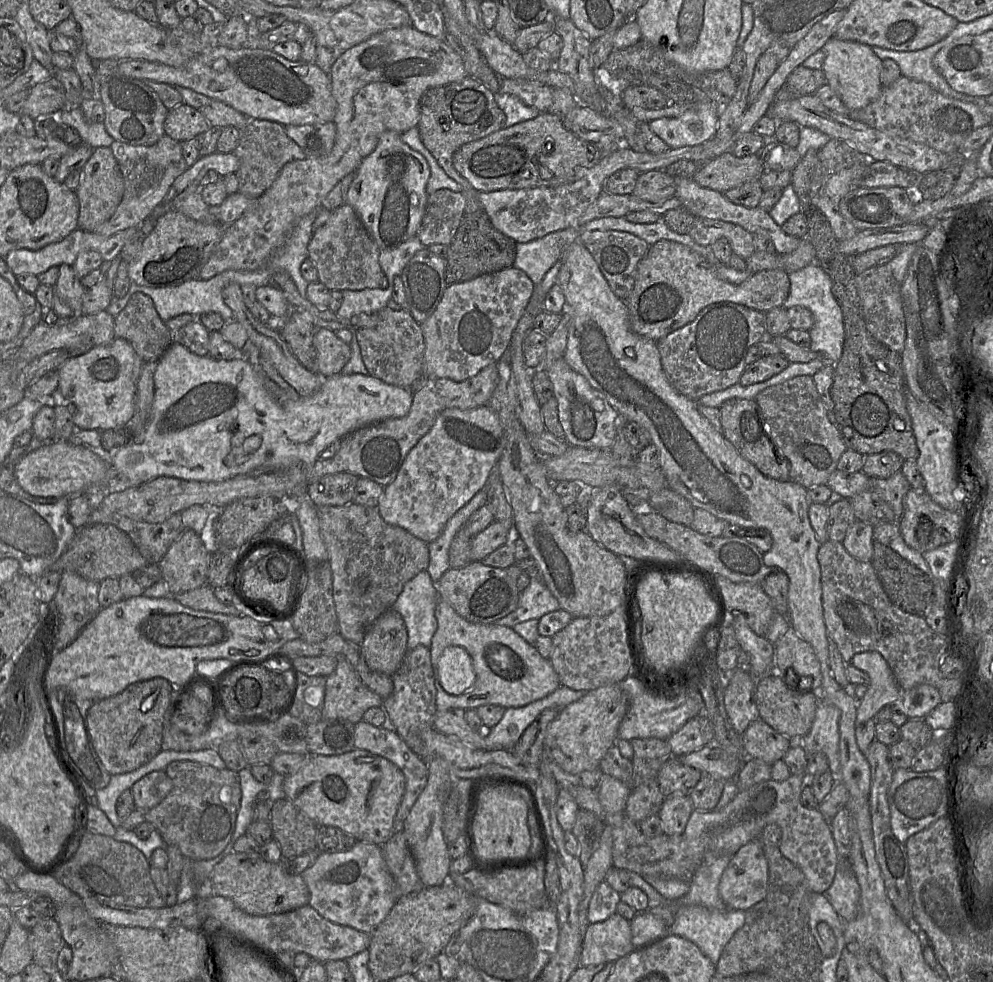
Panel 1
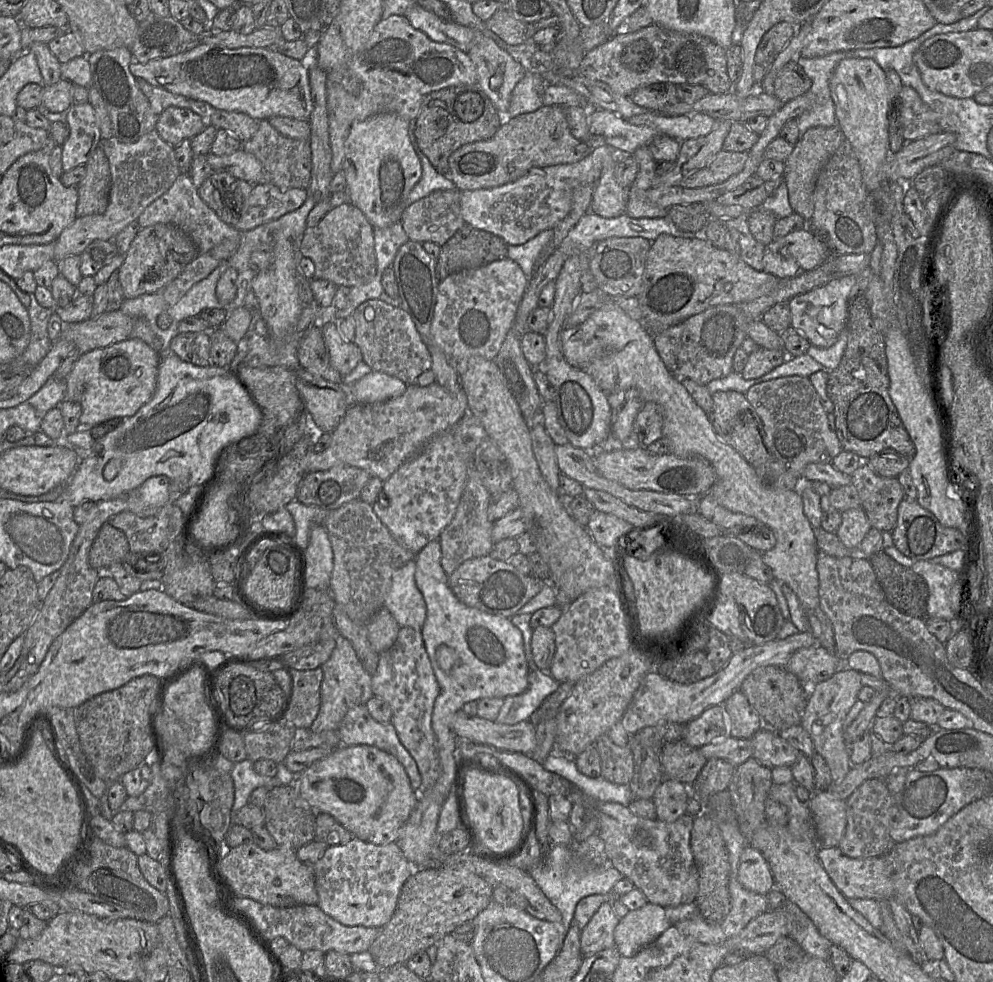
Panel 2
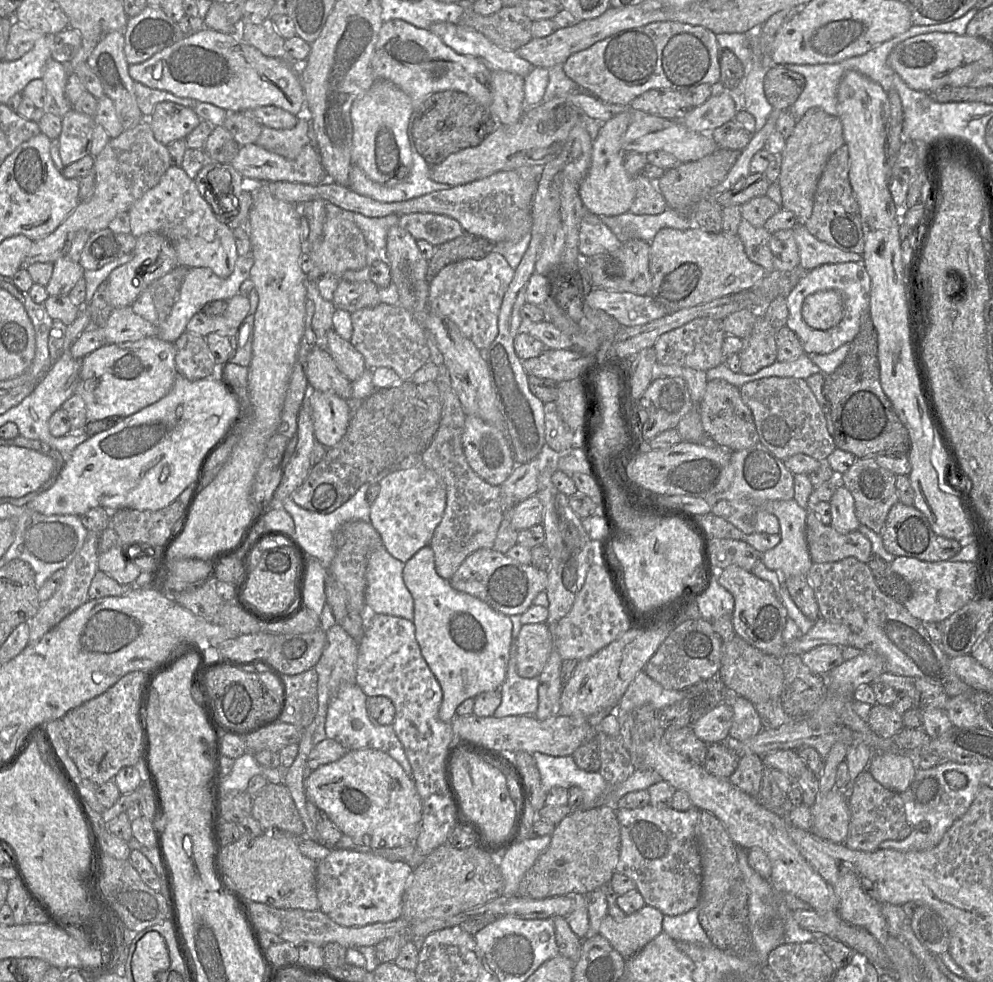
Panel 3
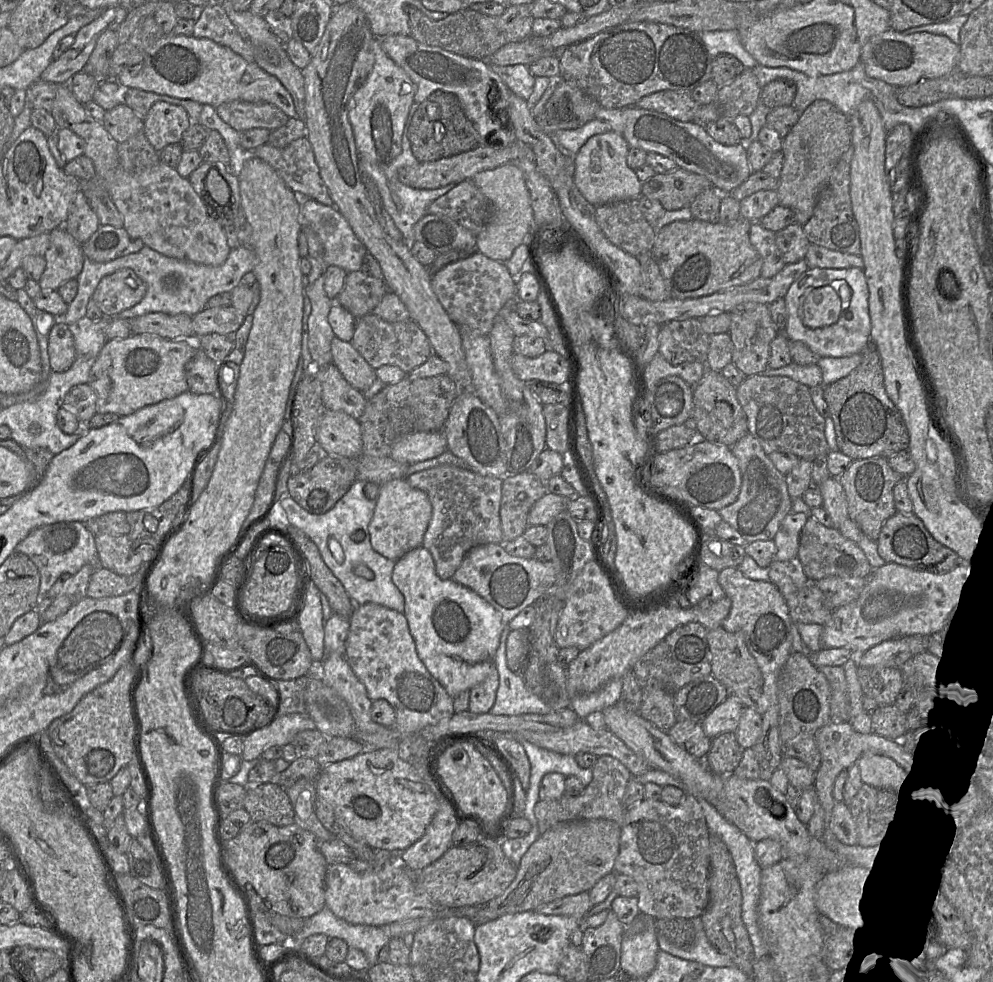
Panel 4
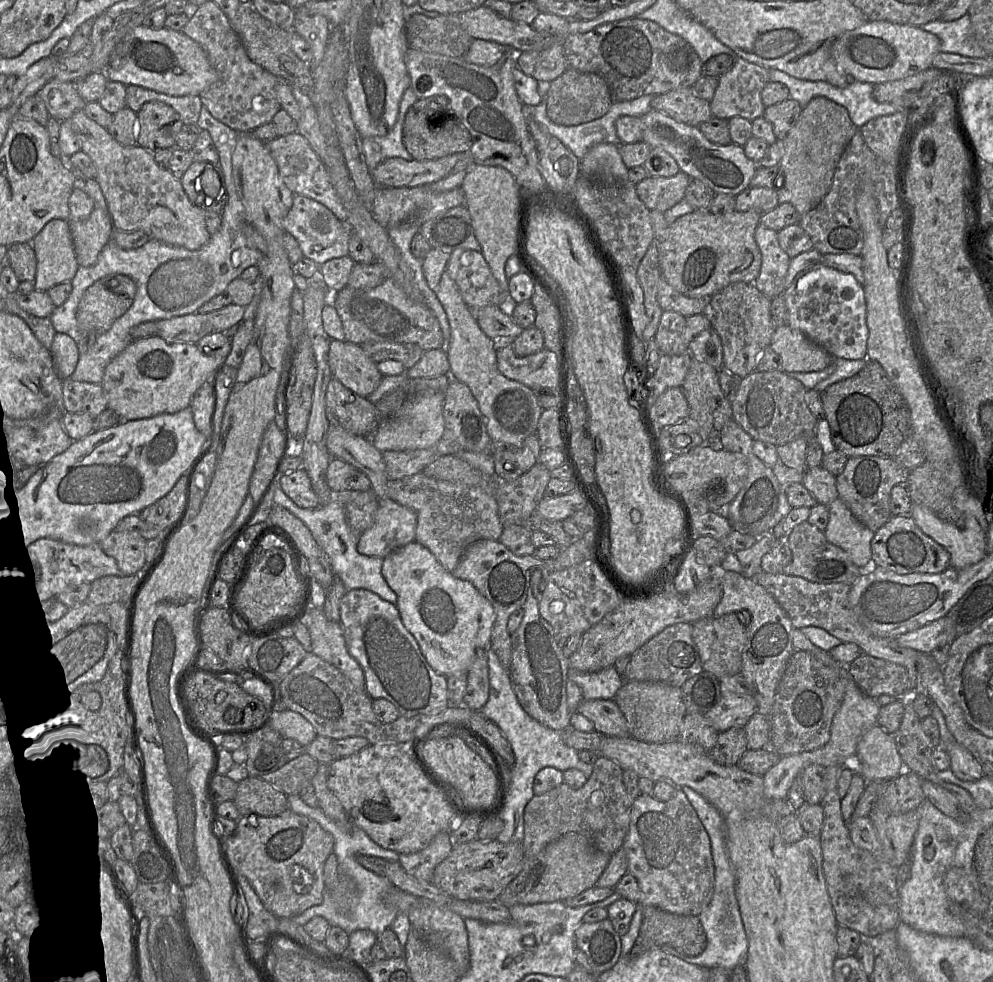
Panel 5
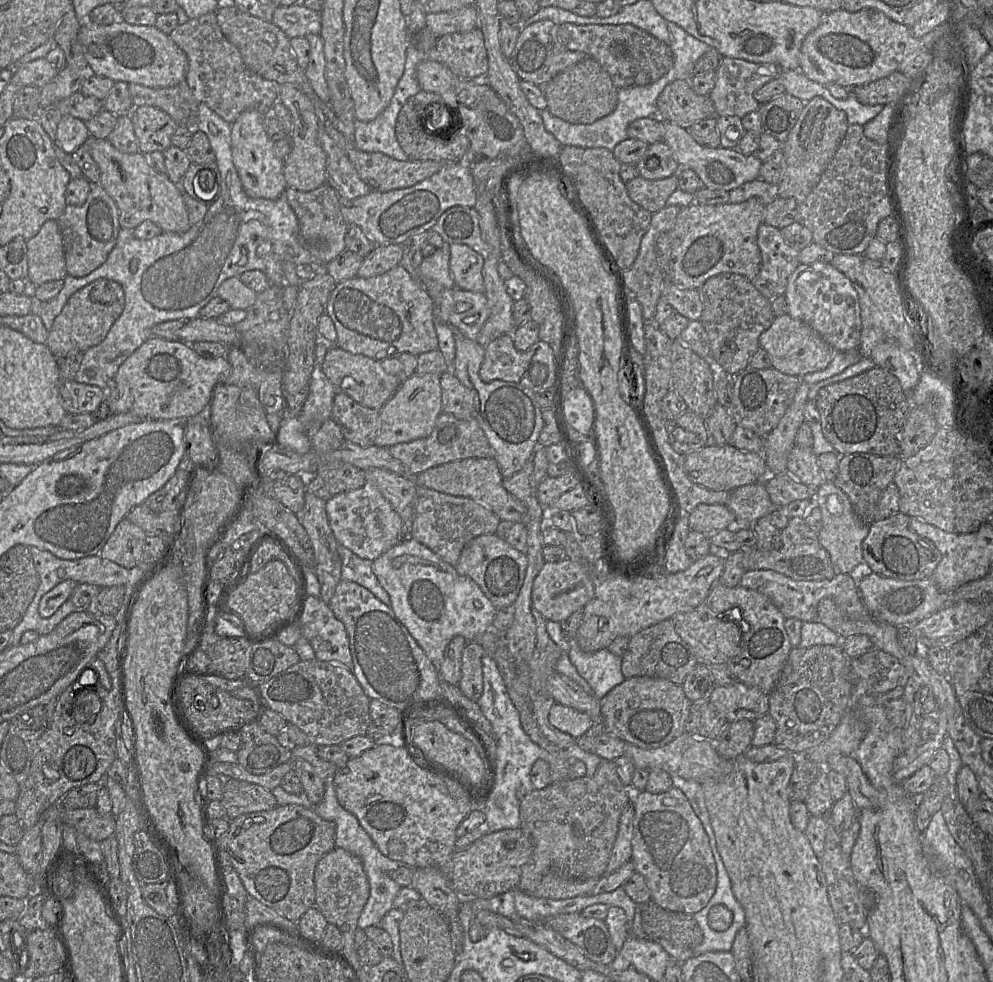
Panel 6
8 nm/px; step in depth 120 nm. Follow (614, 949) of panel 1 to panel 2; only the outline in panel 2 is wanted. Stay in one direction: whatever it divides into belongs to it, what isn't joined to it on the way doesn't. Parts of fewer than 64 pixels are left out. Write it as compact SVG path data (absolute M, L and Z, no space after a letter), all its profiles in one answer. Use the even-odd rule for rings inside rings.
M605 901L581 931L580 949L583 957L615 948L614 930L620 919L615 914L612 903Z

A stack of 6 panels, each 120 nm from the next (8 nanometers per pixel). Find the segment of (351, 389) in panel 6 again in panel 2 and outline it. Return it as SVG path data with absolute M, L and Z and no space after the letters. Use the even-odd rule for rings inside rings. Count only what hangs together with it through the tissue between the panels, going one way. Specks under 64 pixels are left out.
M336 322L325 324L321 333L328 350L331 366L342 377L347 376L363 360L361 351L353 342L344 340L337 329Z

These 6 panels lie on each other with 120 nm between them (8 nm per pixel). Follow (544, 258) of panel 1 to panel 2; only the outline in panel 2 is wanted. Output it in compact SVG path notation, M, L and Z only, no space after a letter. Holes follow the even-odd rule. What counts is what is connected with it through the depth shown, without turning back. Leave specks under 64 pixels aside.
M547 229L520 245L508 245L507 257L514 260L527 277L531 277L540 262L551 252L553 229Z

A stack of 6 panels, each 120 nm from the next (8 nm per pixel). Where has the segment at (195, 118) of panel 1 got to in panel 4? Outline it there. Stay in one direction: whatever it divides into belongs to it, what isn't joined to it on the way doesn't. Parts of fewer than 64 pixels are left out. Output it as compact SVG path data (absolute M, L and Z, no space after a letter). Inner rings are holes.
M156 102L143 119L143 131L148 141L159 153L170 144L180 144L183 134L192 125L187 111L167 102Z

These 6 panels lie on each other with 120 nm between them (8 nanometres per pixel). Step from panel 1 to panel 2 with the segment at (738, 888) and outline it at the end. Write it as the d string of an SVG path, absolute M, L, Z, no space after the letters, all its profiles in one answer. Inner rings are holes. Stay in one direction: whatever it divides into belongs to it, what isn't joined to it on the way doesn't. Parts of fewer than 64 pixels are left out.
M747 845L740 856L737 880L746 889L763 895L774 888L774 877L761 852Z

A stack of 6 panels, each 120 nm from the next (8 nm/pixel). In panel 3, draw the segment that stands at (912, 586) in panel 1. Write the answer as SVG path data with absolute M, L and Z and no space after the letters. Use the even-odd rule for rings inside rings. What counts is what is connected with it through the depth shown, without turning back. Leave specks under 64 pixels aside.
M877 555L871 556L868 566L880 590L896 602L903 604L909 599L912 588L907 580L895 573L890 563Z

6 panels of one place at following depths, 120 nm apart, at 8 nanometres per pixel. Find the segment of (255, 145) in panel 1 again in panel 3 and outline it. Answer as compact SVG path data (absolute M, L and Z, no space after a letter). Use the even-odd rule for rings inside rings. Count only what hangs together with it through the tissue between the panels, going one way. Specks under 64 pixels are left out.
M298 118L296 125L287 130L263 126L255 144L284 158L294 159L306 144L312 142L314 144L311 124L303 118Z

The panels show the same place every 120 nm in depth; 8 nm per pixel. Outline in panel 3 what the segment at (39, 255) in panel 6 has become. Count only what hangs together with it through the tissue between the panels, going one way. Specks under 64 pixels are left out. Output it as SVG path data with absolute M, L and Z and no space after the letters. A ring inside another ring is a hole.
M68 255L59 258L53 263L53 273L47 286L45 287L49 296L65 295L83 277L84 269L80 263L72 261Z

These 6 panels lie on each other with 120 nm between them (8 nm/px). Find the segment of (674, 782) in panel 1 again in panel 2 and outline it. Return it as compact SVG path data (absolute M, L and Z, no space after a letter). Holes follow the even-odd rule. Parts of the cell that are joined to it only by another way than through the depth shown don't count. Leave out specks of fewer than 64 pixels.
M682 739L665 743L661 748L664 777L687 786L694 784L706 761L699 749L688 746Z

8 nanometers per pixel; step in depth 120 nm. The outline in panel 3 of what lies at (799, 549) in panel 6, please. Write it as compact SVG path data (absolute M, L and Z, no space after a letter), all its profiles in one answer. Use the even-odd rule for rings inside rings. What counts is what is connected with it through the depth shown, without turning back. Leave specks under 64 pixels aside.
M813 511L806 517L806 540L813 563L836 562L853 557L868 564L872 556L870 540L858 530L839 533L824 525Z

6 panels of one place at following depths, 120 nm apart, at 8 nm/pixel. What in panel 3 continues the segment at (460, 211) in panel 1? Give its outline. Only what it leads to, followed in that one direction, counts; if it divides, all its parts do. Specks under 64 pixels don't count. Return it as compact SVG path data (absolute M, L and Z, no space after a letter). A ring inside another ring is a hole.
M411 213L400 216L398 224L416 240L425 240L438 247L464 233L461 224L446 215L434 213Z

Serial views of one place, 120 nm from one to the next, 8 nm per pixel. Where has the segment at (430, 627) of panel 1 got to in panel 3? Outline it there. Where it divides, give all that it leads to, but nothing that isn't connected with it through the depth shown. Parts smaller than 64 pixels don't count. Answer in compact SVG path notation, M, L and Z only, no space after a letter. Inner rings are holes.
M377 547L366 567L365 608L368 614L386 614L412 621L414 600L403 580L404 563L391 556L385 547Z

